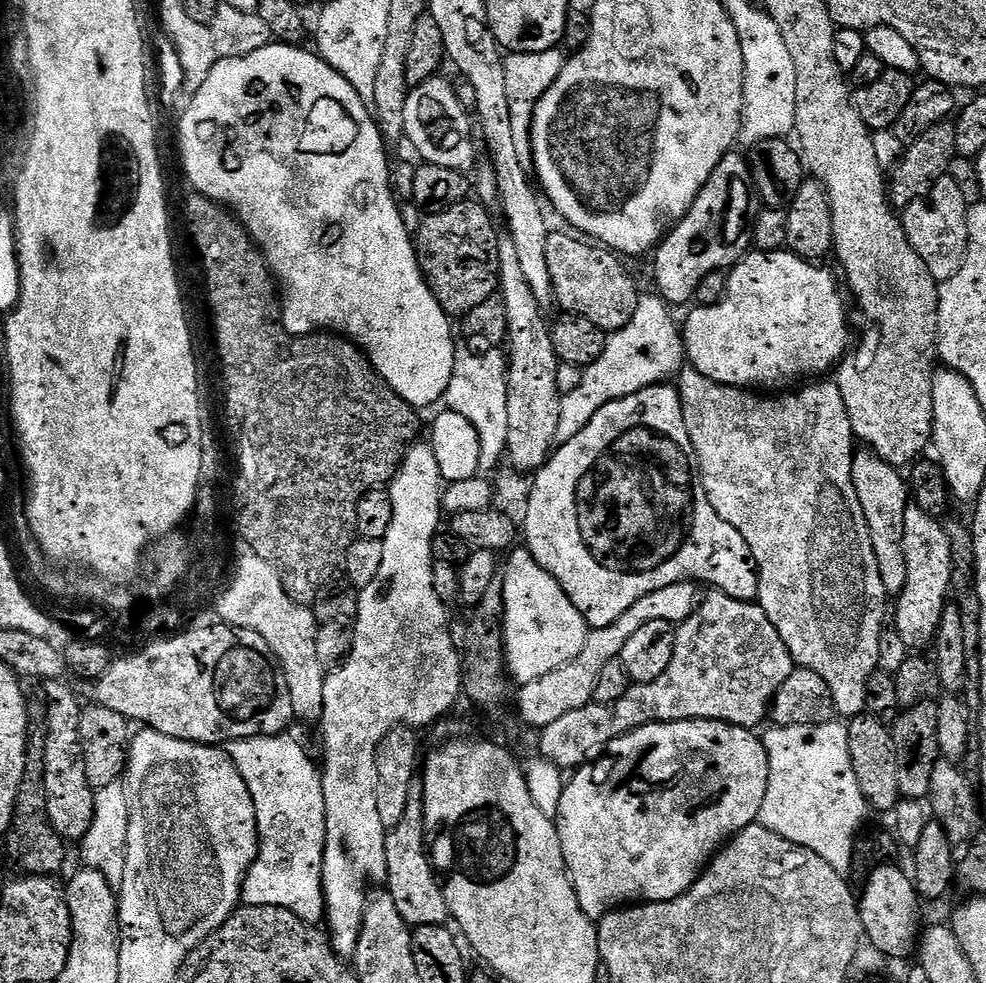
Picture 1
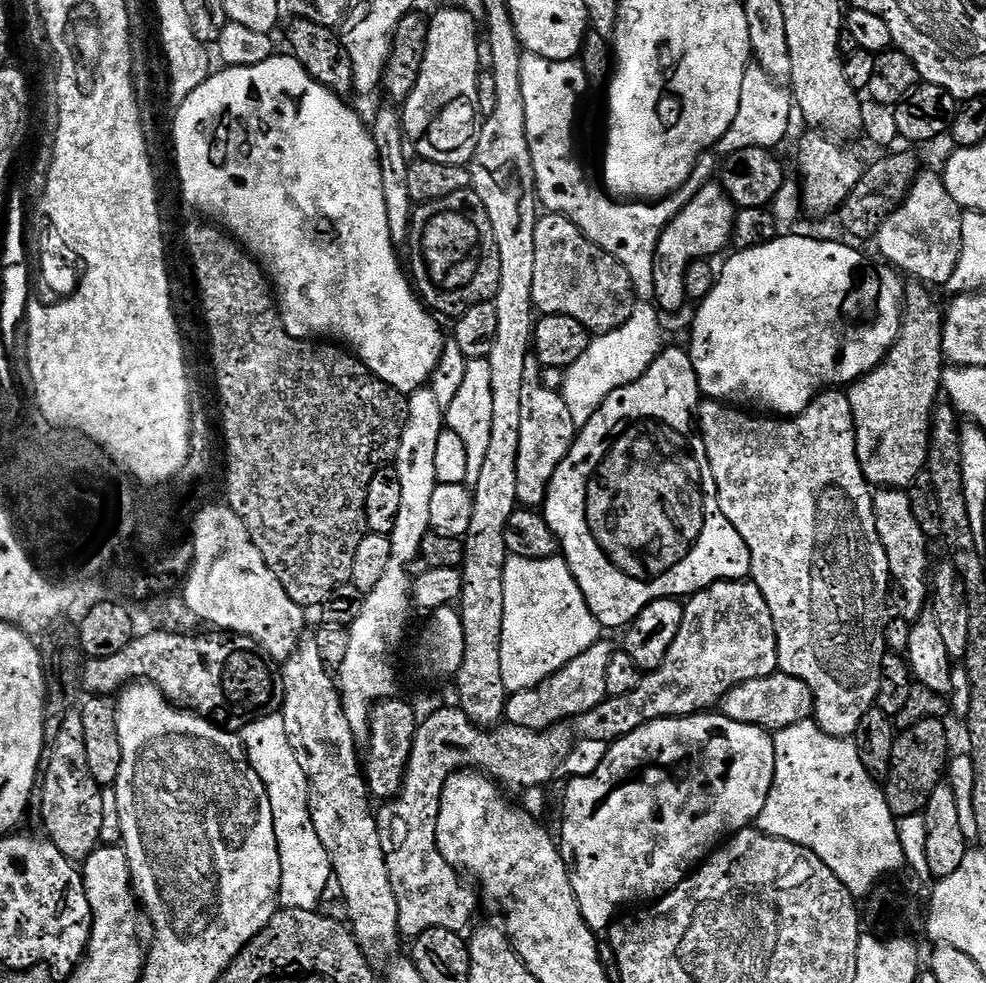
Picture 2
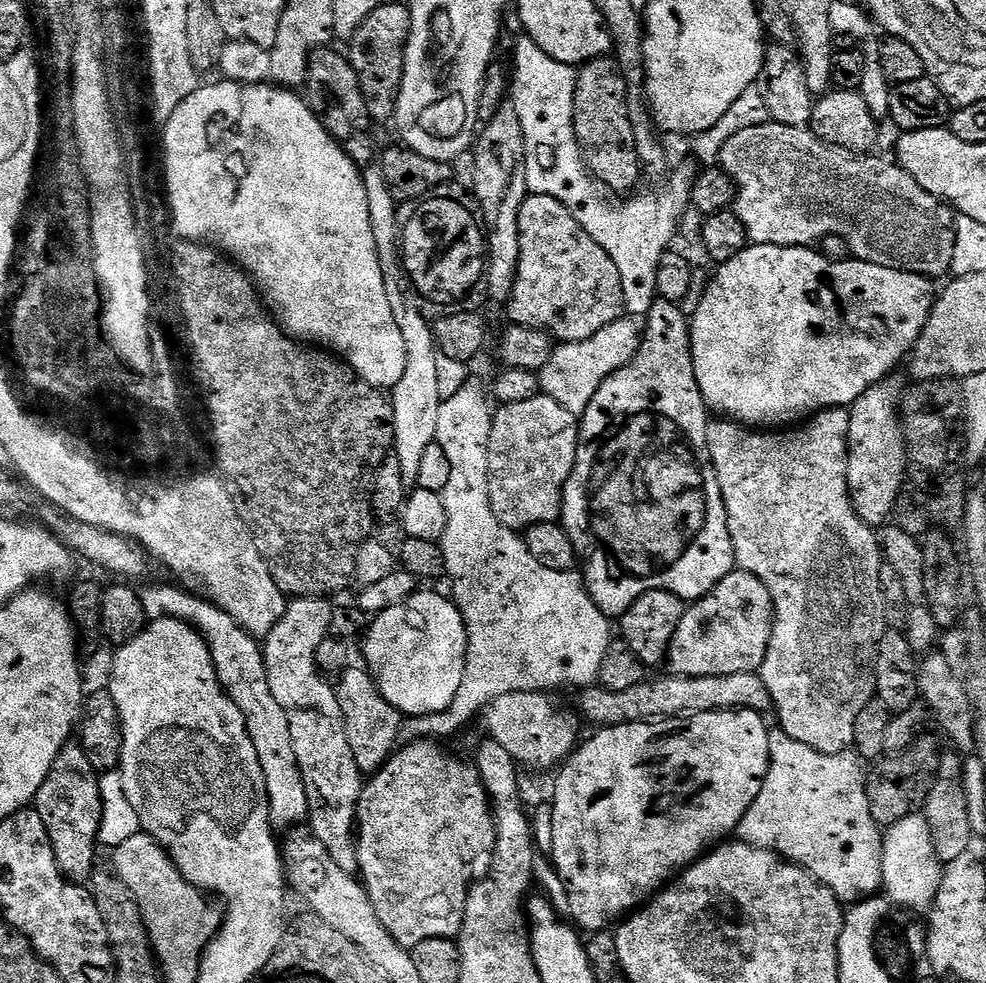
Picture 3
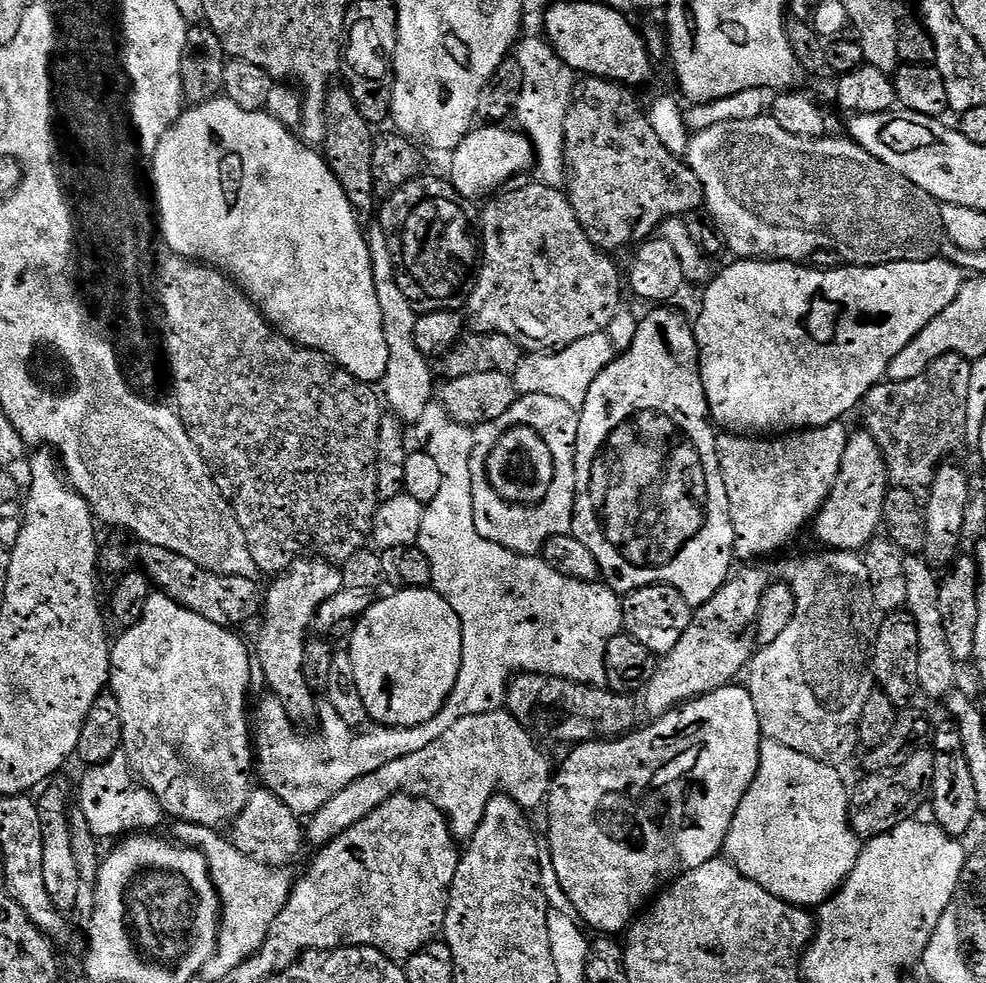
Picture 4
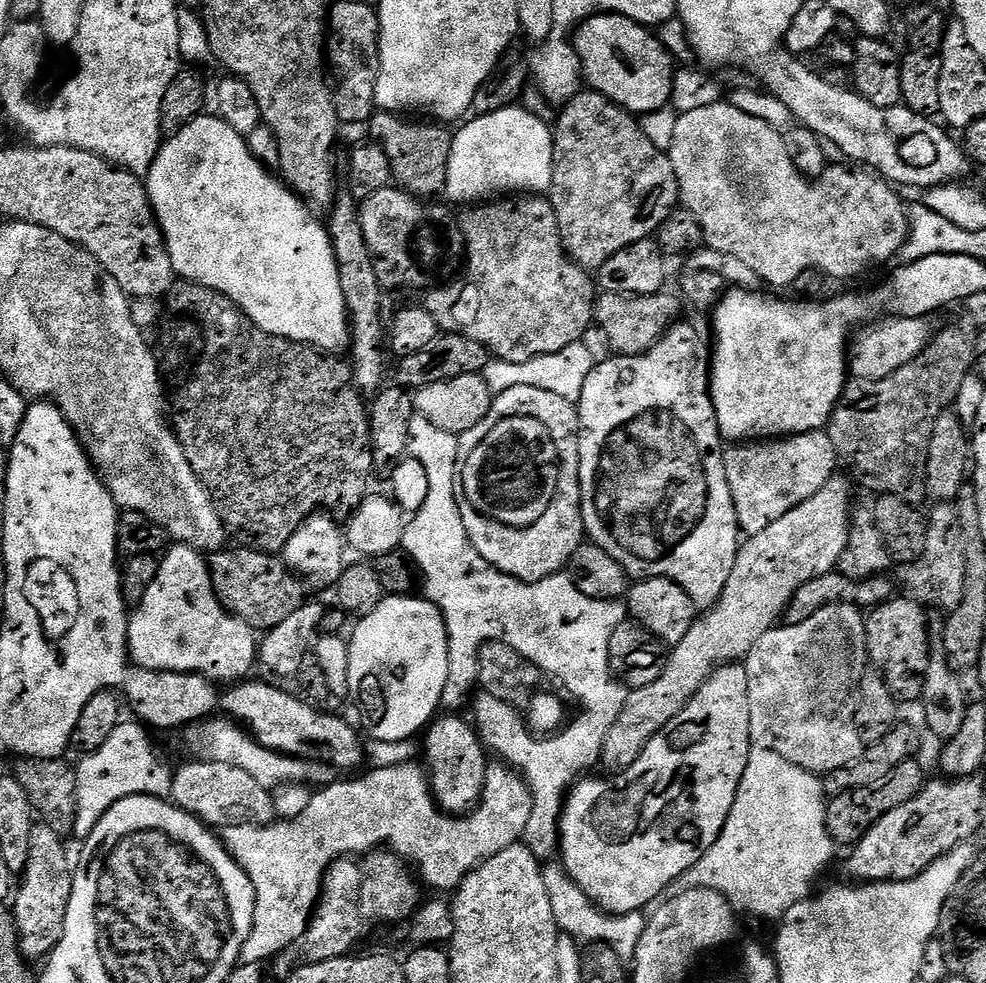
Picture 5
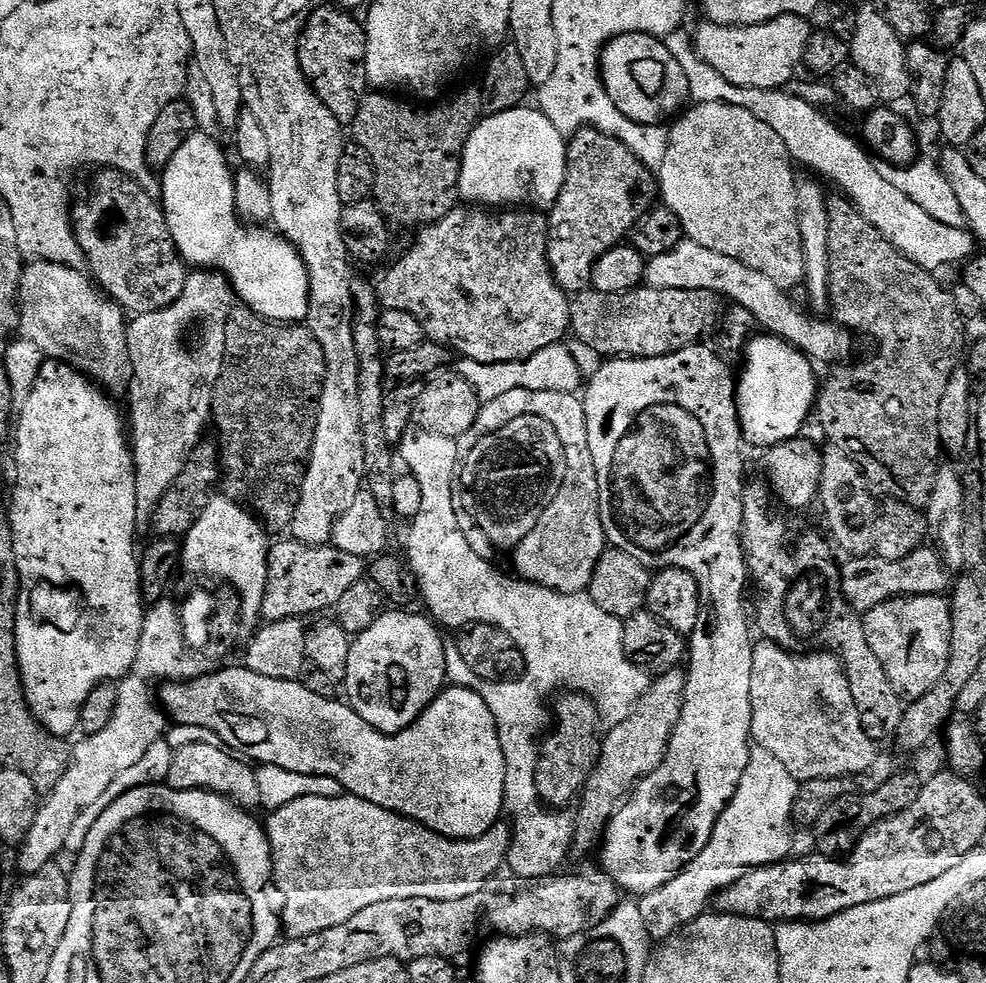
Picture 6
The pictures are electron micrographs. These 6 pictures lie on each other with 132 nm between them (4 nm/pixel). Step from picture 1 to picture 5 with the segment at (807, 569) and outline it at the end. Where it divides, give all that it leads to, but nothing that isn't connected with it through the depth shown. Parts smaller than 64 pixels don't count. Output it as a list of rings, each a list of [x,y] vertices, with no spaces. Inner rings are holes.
[[[827,431],[802,432],[763,442],[744,442],[725,451],[726,478],[739,515],[749,529],[766,530],[770,522],[778,522],[793,504],[810,499],[837,471],[836,447]],[[827,604],[822,606],[822,610],[818,610],[818,614],[810,614],[810,618],[806,618],[806,622],[777,626],[771,628],[766,634],[762,634],[762,638],[758,638],[754,650],[750,650],[744,664],[744,669],[748,675],[748,697],[750,698],[750,734],[755,747],[774,750],[776,754],[782,754],[782,758],[794,762],[794,766],[802,766],[807,772],[817,774],[827,774],[842,766],[850,766],[850,762],[854,762],[863,754],[866,746],[862,742],[862,738],[858,738],[856,705],[860,695],[862,678],[870,671],[865,619],[865,613],[855,604]]]

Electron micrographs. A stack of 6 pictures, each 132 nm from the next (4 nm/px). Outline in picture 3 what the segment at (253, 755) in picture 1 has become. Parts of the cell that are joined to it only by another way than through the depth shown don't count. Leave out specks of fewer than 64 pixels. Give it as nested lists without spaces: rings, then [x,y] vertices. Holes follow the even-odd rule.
[[[148,584],[144,589],[139,589],[142,610],[148,615],[149,621],[169,616],[172,620],[184,621],[203,636],[212,655],[220,685],[244,711],[244,721],[254,742],[254,750],[258,750],[258,762],[262,766],[266,782],[268,809],[273,825],[277,829],[292,828],[295,824],[303,825],[308,819],[306,786],[300,773],[298,758],[294,758],[294,742],[290,742],[290,722],[286,722],[286,710],[282,710],[282,706],[278,706],[274,699],[274,694],[270,694],[261,641],[251,636],[241,624],[234,622],[234,618],[230,618],[215,604],[204,598],[198,600],[194,597],[197,595],[183,587],[175,587],[170,584]]]

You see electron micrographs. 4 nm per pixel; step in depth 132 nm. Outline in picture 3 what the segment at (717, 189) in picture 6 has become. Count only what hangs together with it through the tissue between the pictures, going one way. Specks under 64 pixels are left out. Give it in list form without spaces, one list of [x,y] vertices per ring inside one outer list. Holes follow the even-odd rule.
[[[769,122],[750,126],[746,130],[738,130],[738,134],[734,134],[734,138],[730,138],[730,142],[726,142],[720,147],[718,164],[729,176],[735,179],[738,185],[734,211],[736,217],[747,226],[748,239],[752,244],[777,244],[783,248],[802,248],[815,245],[828,236],[840,236],[849,243],[850,253],[857,260],[865,260],[871,264],[886,266],[903,272],[916,272],[919,276],[929,278],[937,278],[936,276],[944,274],[946,276],[951,271],[953,264],[955,227],[944,218],[943,203],[922,188],[905,168],[900,167],[899,163],[889,160],[880,154],[854,154],[850,150],[840,148],[837,144],[826,142],[807,127],[795,128],[794,126]]]

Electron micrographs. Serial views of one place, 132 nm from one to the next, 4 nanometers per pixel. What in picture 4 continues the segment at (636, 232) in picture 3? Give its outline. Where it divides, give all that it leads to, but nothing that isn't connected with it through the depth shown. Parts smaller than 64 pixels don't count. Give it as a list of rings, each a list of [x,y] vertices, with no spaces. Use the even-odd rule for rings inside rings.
[[[525,35],[515,45],[514,58],[522,66],[522,98],[518,98],[515,119],[520,119],[519,131],[523,132],[536,153],[534,172],[539,183],[563,189],[566,184],[564,167],[564,135],[566,134],[566,110],[572,101],[572,89],[577,77],[570,66],[558,58],[558,54],[543,35]]]

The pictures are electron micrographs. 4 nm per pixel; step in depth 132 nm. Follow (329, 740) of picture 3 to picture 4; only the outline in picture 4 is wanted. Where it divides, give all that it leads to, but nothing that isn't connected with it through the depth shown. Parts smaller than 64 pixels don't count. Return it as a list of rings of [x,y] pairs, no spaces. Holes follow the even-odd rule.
[[[301,558],[292,563],[287,572],[281,572],[275,577],[276,580],[269,588],[262,600],[262,621],[264,625],[260,628],[260,637],[254,644],[255,659],[262,662],[262,674],[267,691],[282,702],[286,714],[297,726],[305,726],[317,719],[318,696],[312,691],[312,687],[306,682],[306,674],[302,674],[302,658],[304,657],[304,645],[313,631],[315,614],[324,602],[333,598],[334,594],[344,589],[344,579],[340,568],[335,564],[329,564],[327,560],[319,558]]]

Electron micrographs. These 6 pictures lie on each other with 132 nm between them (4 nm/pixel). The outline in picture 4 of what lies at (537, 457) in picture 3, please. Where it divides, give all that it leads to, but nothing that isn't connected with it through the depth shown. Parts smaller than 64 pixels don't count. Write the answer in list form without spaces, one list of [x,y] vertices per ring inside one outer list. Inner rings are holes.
[[[546,394],[521,395],[506,414],[496,421],[478,424],[474,428],[474,450],[470,454],[470,474],[472,475],[472,497],[474,498],[474,526],[482,538],[508,550],[514,550],[523,556],[543,553],[550,538],[569,535],[572,531],[574,506],[576,505],[576,455],[578,454],[578,422],[580,414],[577,409],[558,402]],[[512,428],[529,428],[534,430],[550,446],[554,458],[554,482],[546,490],[546,498],[531,506],[512,504],[504,500],[488,482],[488,459],[498,446],[503,432]]]

